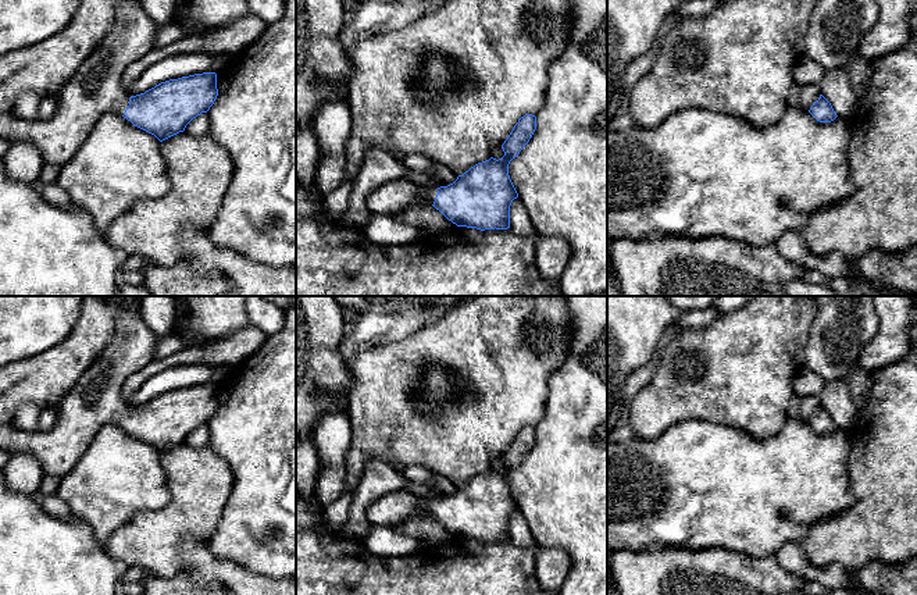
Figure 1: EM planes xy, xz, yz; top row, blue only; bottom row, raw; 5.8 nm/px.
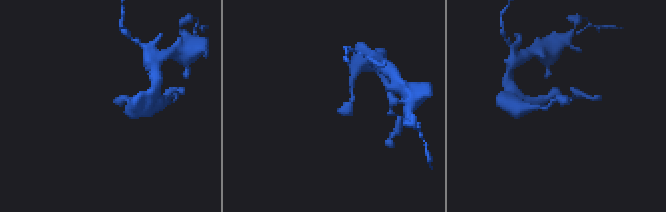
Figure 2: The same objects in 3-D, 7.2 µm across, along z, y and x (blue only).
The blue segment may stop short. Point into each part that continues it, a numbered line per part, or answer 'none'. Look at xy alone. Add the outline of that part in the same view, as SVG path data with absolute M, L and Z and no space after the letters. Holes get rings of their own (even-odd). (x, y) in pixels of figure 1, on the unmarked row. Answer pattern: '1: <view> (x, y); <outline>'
1: xy (95, 401); M107 296L107 298L113 298L124 306L122 311L117 316L115 335L113 336L111 342L103 349L103 353L97 357L97 360L82 374L82 377L78 380L74 388L60 400L57 424L49 431L36 431L36 432L28 432L28 431L19 430L14 425L14 423L0 424L0 449L4 449L10 452L11 455L15 455L19 452L31 453L42 464L44 475L54 475L60 478L64 477L75 467L78 459L85 453L85 450L88 449L88 446L90 445L90 442L93 441L94 435L99 432L100 428L103 428L107 424L115 424L115 425L124 427L126 418L129 417L131 407L128 406L128 403L125 402L121 393L121 386L126 377L142 370L147 363L156 359L156 343L158 338L154 335L154 332L149 328L149 325L140 317L140 311L139 311L140 296Z

